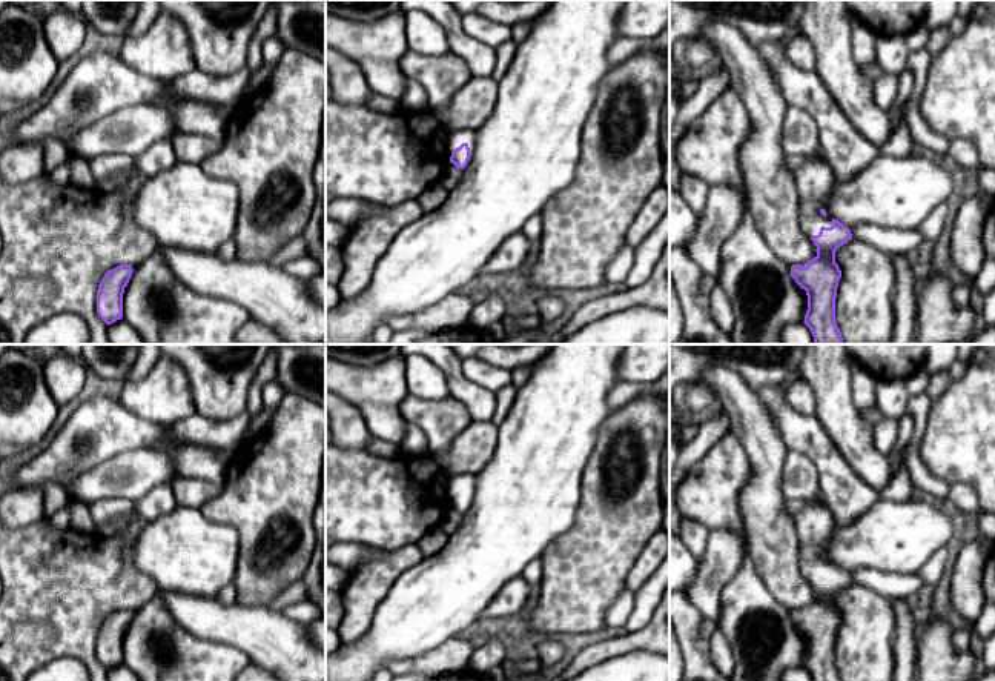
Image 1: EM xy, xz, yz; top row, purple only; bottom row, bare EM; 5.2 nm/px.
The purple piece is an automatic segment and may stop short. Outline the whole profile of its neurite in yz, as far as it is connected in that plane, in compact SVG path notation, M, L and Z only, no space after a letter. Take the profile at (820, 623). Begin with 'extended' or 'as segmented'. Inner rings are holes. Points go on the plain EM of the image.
extended; M811 503L794 515L794 523L800 570L817 590L812 604L791 610L791 621L808 639L803 667L812 681L841 681L835 666L835 643L841 623L835 595L852 584L852 578L821 552L834 535L835 520L823 503Z

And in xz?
extended; M476 472L456 473L447 480L439 481L441 497L458 513L465 513L470 509L476 490Z

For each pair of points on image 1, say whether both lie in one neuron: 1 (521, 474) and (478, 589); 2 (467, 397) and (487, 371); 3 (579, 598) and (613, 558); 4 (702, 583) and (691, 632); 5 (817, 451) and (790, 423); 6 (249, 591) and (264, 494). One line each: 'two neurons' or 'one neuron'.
1: one neuron
2: two neurons
3: one neuron
4: two neurons
5: one neuron
6: one neuron

